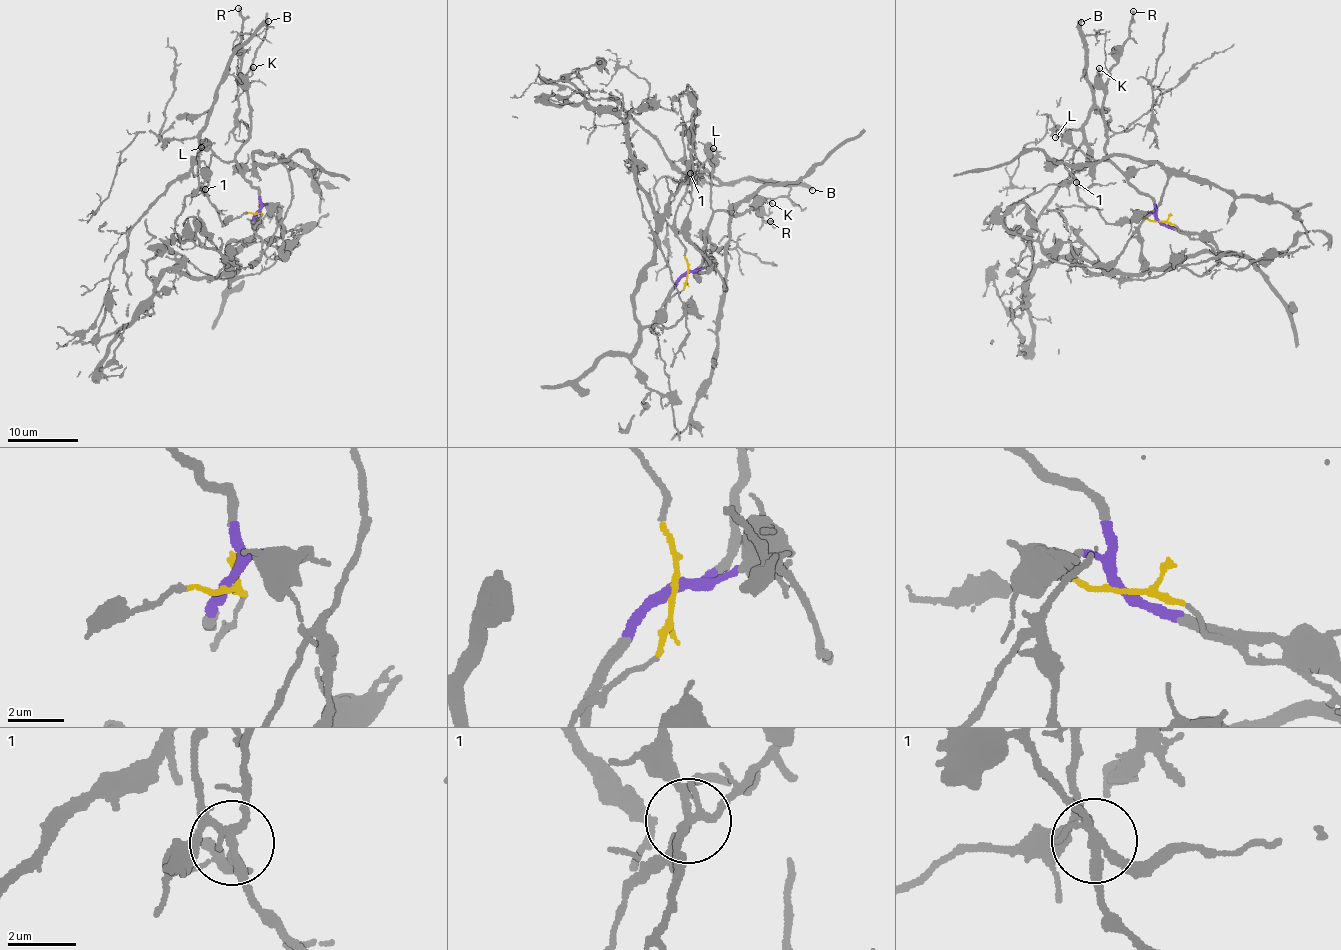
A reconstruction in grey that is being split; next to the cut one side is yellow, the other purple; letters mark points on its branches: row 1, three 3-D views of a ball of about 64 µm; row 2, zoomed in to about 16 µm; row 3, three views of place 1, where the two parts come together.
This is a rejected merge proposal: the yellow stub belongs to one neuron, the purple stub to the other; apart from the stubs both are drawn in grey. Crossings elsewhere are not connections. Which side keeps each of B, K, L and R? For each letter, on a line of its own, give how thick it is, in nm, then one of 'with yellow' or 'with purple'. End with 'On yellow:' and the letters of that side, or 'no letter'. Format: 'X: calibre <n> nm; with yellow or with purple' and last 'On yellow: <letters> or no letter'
B: calibre 400 nm; with yellow
K: calibre 190 nm; with purple
L: calibre 150 nm; with purple
R: calibre 280 nm; with purple
On yellow: B

